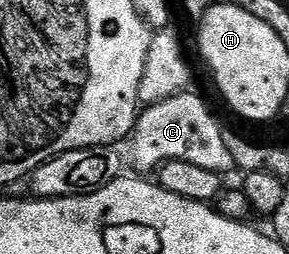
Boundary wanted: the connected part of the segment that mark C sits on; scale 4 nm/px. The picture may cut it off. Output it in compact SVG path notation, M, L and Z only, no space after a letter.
M186 90L180 96L172 96L167 100L161 100L158 104L149 104L140 113L137 119L137 127L131 133L133 140L133 156L137 159L137 164L141 168L160 169L166 164L172 164L174 160L191 162L191 166L203 166L203 170L211 170L228 174L234 171L235 165L231 158L231 150L227 150L227 142L223 142L225 128L223 124L213 117L213 112L197 96L192 96L192 91Z

